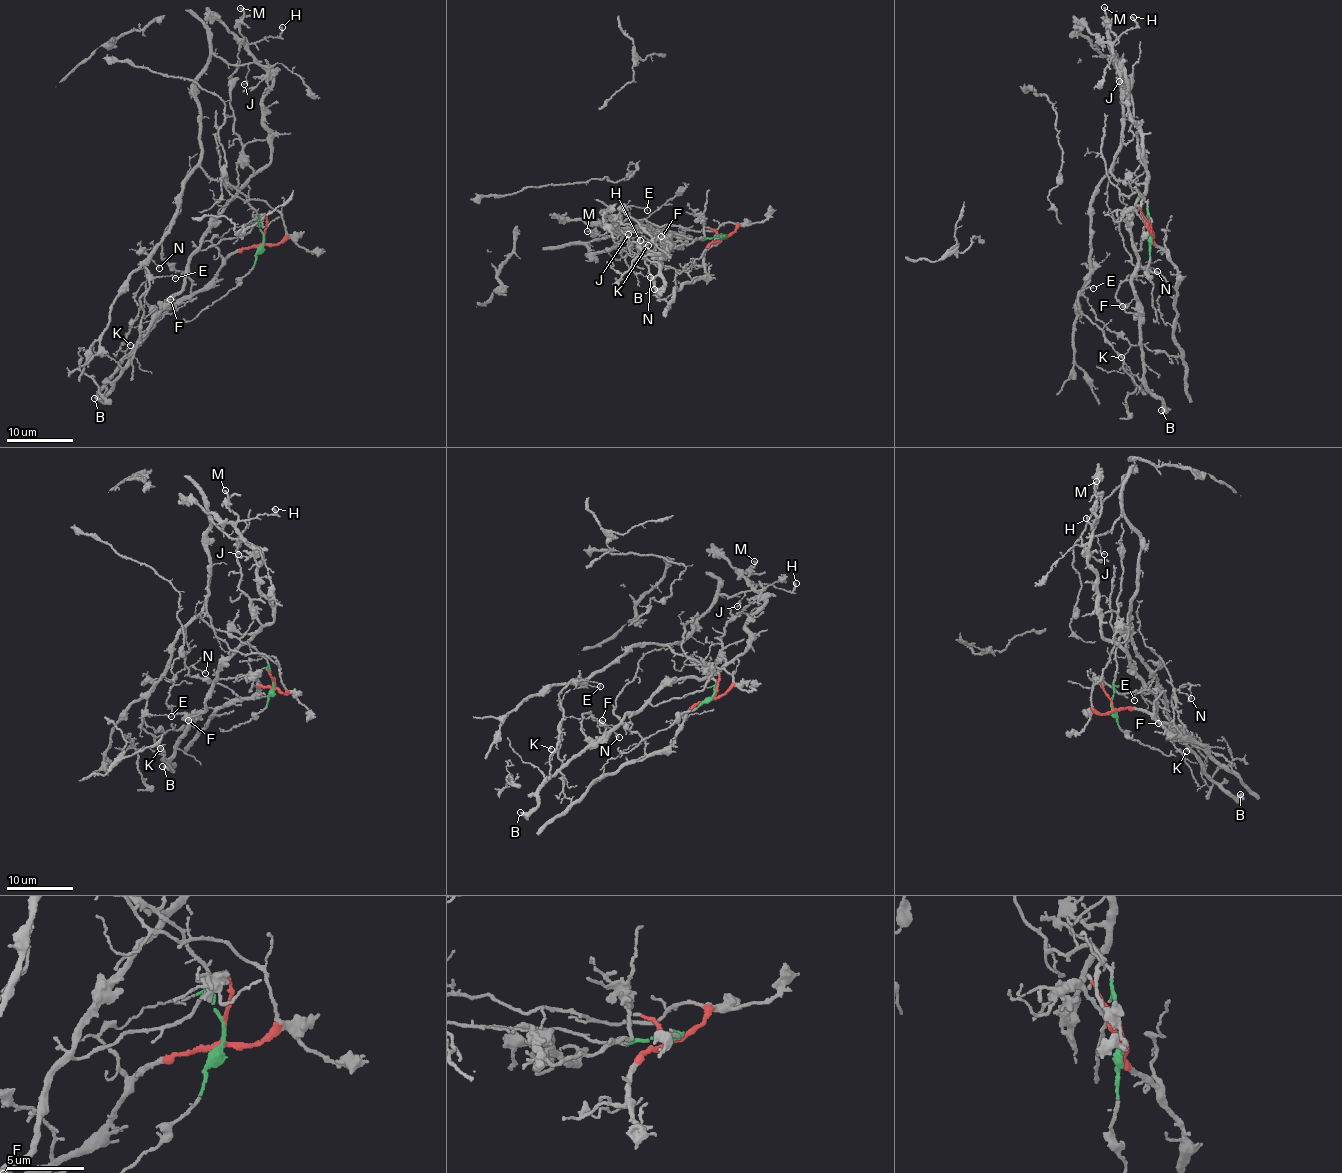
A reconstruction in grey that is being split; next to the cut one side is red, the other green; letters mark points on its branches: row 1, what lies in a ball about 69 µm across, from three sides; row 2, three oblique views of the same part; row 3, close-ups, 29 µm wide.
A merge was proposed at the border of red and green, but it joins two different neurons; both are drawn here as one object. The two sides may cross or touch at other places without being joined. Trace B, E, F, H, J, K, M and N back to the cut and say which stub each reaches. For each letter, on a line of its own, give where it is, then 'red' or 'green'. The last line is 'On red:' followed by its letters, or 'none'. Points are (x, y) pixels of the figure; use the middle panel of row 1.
B: (654, 289) | red
E: (647, 210) | green
F: (661, 236) | red
H: (640, 240) | red
J: (628, 234) | green
K: (648, 245) | red
M: (587, 231) | red
N: (650, 277) | red
On red: B, F, H, K, M, N

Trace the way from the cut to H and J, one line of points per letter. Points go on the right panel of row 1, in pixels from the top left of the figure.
H: (1151, 231), (1137, 206), (1144, 227), (1137, 248), (1130, 225), (1149, 176), (1112, 49), (1135, 27), (1132, 16)
J: (1151, 231), (1144, 197), (1123, 181), (1118, 182), (1111, 169), (1121, 141), (1123, 79), (1113, 57), (1119, 81)

